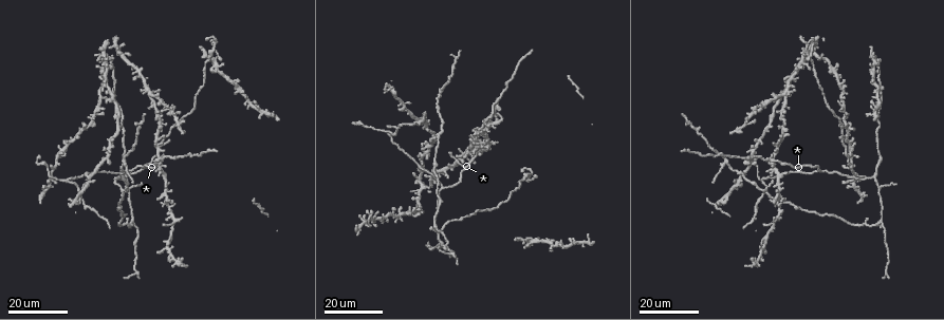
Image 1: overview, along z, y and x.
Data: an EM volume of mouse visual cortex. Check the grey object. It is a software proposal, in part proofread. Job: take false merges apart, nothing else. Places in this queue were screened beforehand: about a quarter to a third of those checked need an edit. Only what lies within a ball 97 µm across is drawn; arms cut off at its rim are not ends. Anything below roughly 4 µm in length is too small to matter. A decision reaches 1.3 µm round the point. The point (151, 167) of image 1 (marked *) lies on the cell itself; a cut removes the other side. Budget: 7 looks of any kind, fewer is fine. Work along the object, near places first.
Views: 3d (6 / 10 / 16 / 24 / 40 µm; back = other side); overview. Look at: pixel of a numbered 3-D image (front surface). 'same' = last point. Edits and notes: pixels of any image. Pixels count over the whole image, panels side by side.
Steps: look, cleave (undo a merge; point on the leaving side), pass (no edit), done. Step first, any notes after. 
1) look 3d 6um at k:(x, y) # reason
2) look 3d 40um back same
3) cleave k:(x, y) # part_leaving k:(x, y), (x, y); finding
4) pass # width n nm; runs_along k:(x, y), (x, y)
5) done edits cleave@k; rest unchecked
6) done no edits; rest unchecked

look 3d 24um at 1:(149, 94) # small branch off a trunk

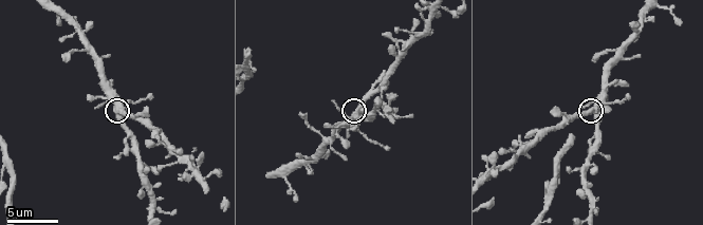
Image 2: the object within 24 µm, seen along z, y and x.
look 3d 6um at 2:(354, 110)

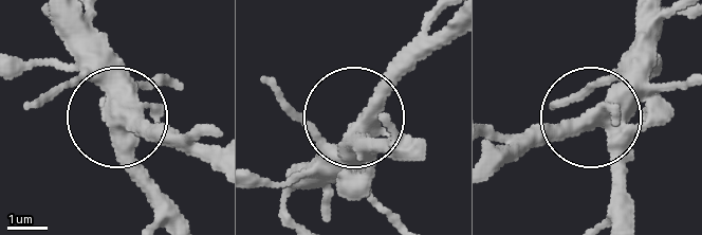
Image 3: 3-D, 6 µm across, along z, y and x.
pass # width 420 nm; runs_along 3:(417, 137), (366, 137), (363, 116), (443, 29); one cell here

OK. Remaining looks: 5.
look 3d 24um at 1:(881, 189) # a fork

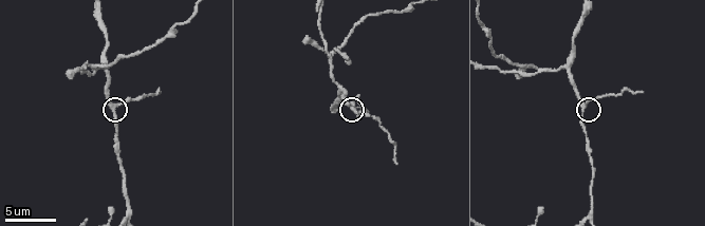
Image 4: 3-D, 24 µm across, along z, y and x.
look 3d 6um at 4:(112, 107)

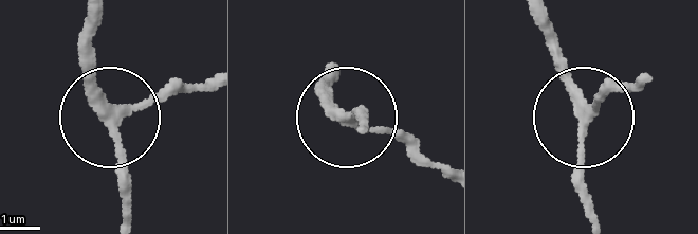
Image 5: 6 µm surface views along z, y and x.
cleave 5:(190, 89) # arms 3; part_leaving 5:(146, 107), (203, 87); a second cell is stuck on

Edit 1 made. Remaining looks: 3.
look overview # redraw

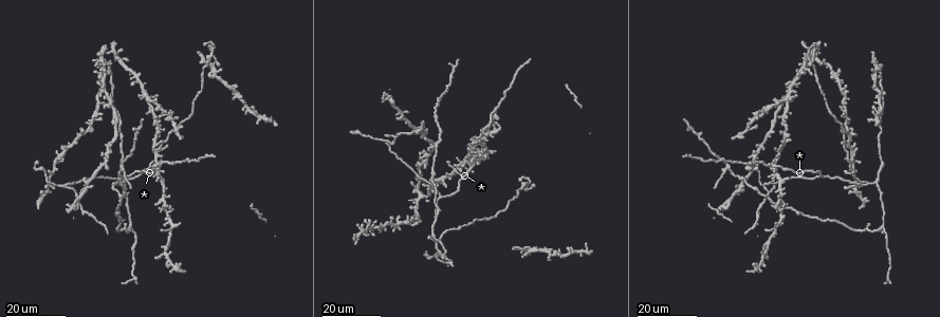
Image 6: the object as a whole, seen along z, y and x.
look 3d 16um at 6:(870, 183) # four-way junction

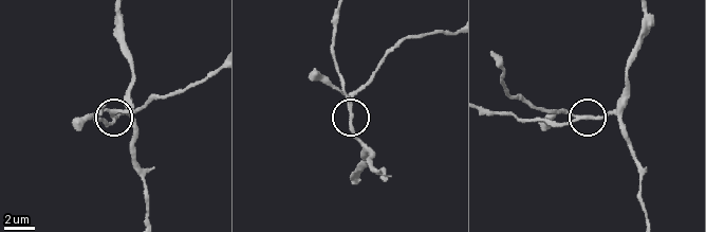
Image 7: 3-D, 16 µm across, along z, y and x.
look 3d 10um at 7:(350, 104)

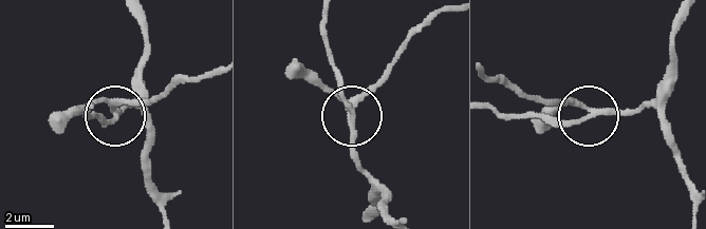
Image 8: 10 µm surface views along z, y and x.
pass # runs_along 8:(326, 20), (326, 51), (349, 113), (395, 64); one cell here

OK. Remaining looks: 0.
done edits cleave@5; rest unchecked

